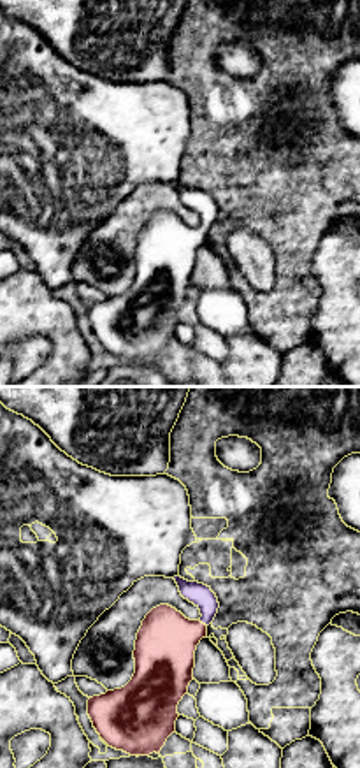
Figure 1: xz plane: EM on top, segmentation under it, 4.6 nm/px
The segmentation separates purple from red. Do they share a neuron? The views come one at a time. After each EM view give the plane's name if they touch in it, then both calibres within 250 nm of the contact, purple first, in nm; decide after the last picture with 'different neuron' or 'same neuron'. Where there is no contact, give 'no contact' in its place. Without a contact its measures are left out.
xz | 100/280 nm

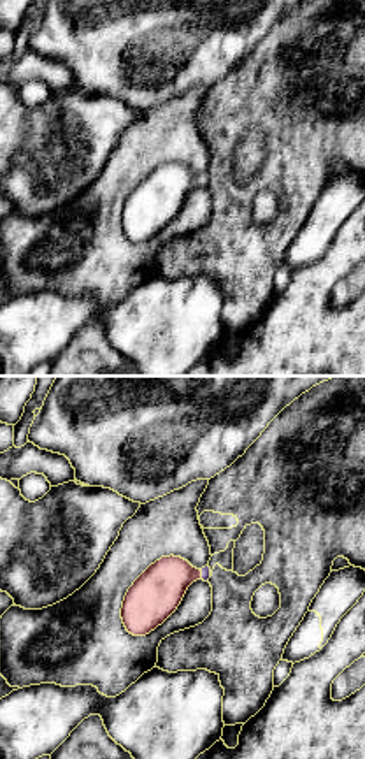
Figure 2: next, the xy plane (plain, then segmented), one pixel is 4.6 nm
xy | 50/220 nm

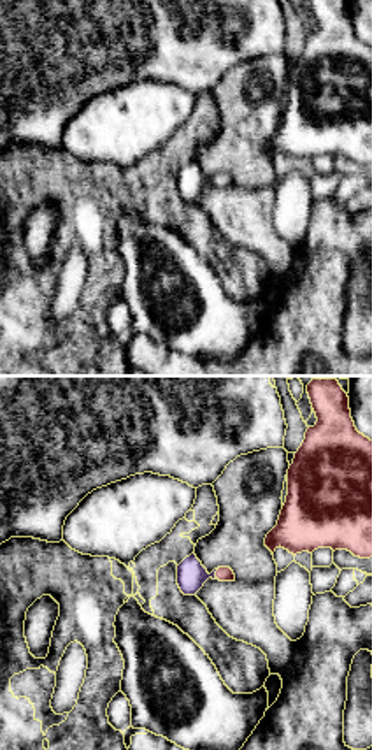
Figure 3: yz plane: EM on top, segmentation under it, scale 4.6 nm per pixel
yz | 140/60 nm

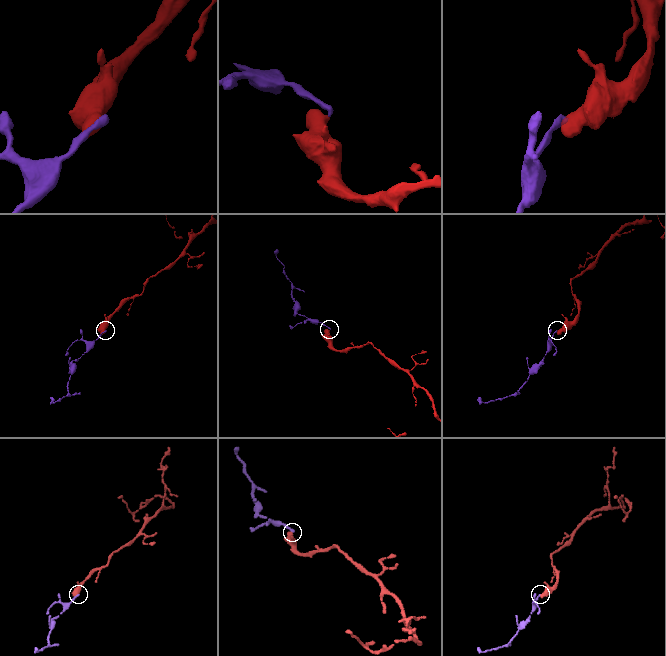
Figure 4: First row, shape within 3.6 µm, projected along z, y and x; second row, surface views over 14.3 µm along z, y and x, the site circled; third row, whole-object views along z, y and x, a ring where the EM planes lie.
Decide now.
same neuron

